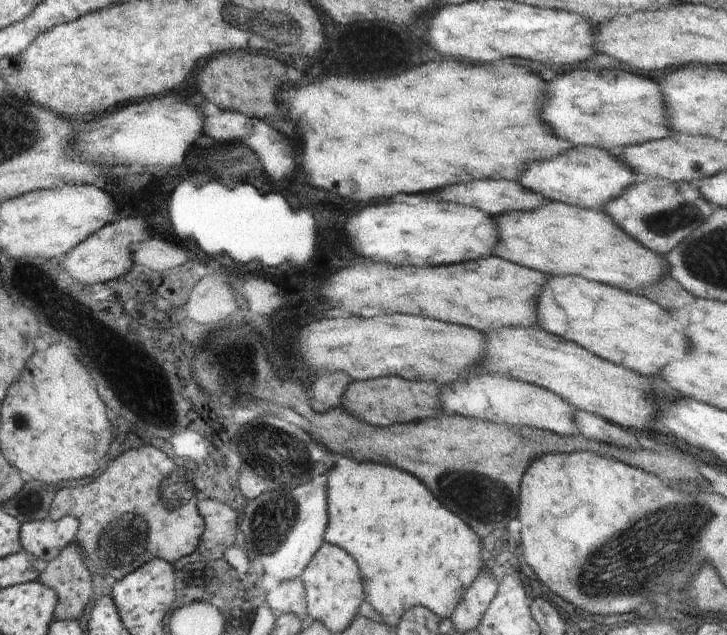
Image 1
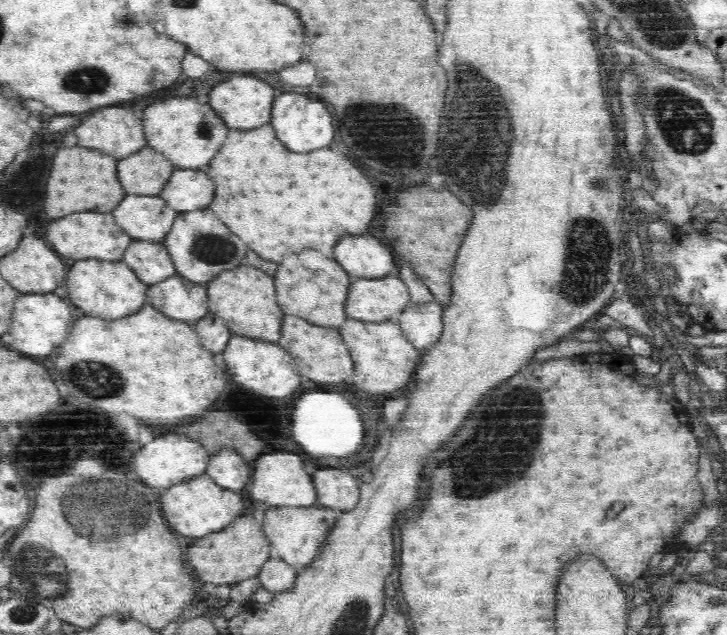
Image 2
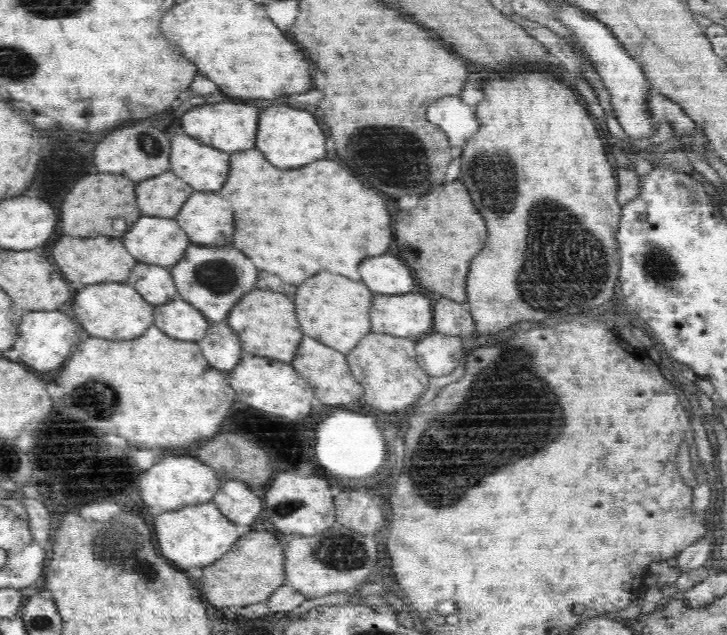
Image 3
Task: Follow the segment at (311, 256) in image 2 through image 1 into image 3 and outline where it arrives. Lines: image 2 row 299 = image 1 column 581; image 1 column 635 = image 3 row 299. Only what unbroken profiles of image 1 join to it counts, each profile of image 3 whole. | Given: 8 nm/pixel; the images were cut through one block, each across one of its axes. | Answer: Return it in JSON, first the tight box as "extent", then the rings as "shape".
{"extent":[295,270,375,354],"shape":[[[322,270],[316,276],[308,278],[302,286],[298,286],[295,310],[303,334],[314,337],[344,354],[350,352],[371,330],[370,306],[375,293],[362,282],[354,282],[346,276]]]}

